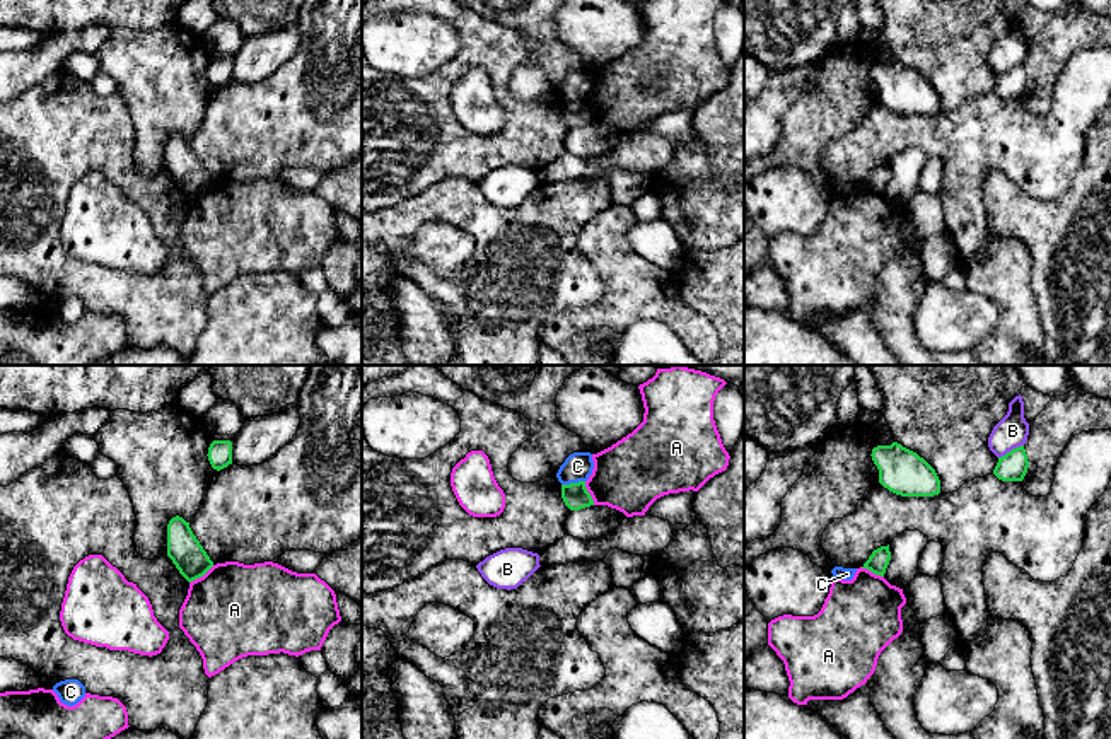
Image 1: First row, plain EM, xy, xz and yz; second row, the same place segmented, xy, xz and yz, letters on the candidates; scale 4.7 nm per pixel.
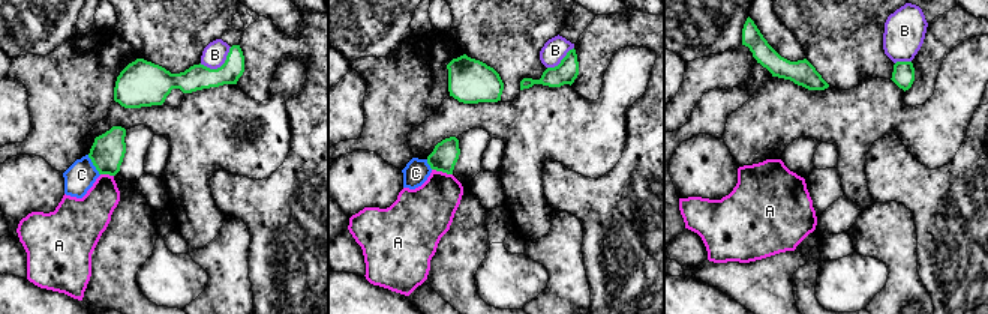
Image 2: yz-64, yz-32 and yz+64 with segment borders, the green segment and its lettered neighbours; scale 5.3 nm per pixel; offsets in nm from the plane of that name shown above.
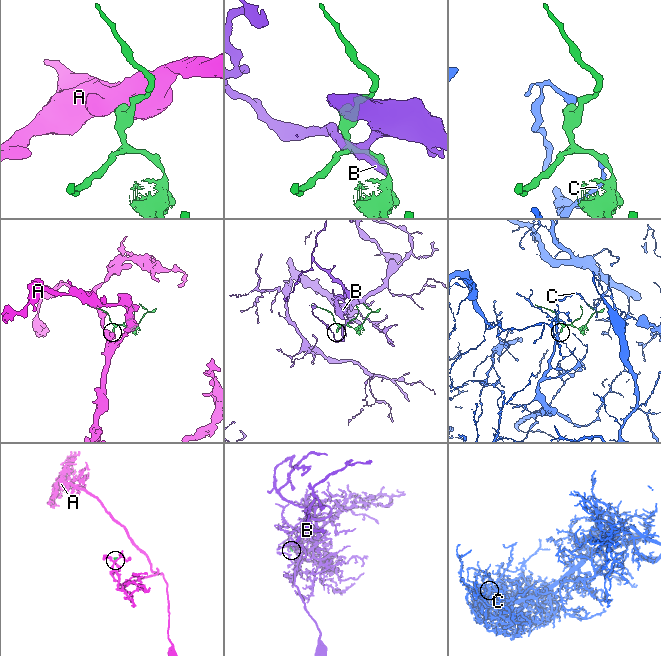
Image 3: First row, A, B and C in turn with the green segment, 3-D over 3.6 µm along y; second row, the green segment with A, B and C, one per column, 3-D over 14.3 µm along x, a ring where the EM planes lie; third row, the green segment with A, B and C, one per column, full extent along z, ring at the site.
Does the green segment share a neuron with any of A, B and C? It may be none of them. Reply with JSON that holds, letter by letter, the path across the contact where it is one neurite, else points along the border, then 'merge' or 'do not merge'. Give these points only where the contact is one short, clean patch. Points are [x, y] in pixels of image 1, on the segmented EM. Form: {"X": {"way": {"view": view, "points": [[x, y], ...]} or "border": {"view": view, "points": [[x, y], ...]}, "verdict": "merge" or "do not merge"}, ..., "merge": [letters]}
{"A": {"border": {"view": "xy", "points": [[214, 565], [190, 582]]}, "verdict": "do not merge"}, "B": {"border": {"view": "yz", "points": [[1023, 444], [999, 458]]}, "verdict": "do not merge"}, "C": {"border": {"view": "xz", "points": [[584, 480], [562, 485]]}, "verdict": "do not merge"}, "merge": []}

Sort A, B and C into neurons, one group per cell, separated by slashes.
A / B / C

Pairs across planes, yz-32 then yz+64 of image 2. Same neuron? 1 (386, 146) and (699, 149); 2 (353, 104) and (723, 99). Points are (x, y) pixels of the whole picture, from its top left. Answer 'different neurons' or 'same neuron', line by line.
1: different neurons
2: different neurons

